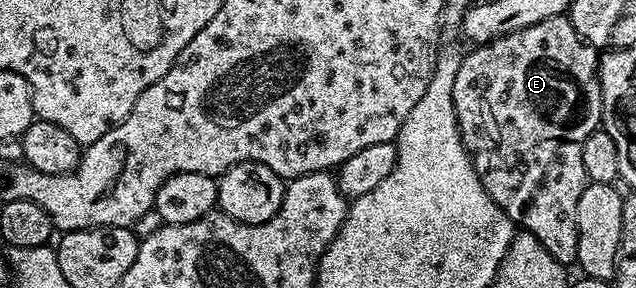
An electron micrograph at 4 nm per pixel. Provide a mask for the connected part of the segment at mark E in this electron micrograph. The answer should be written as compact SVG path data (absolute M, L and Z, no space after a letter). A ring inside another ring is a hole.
M569 16L544 19L540 23L532 23L523 29L517 29L511 33L497 37L495 41L488 41L470 50L463 56L460 63L460 71L456 71L456 87L452 87L452 99L456 109L458 130L462 136L464 147L470 153L470 161L474 165L476 175L488 191L488 195L512 219L520 229L526 229L532 235L536 235L538 242L562 265L570 267L578 260L578 228L576 227L576 206L580 203L580 195L586 190L587 180L584 171L584 159L582 158L582 144L588 135L592 135L594 129L602 123L602 88L598 82L599 50L588 44L572 27Z

